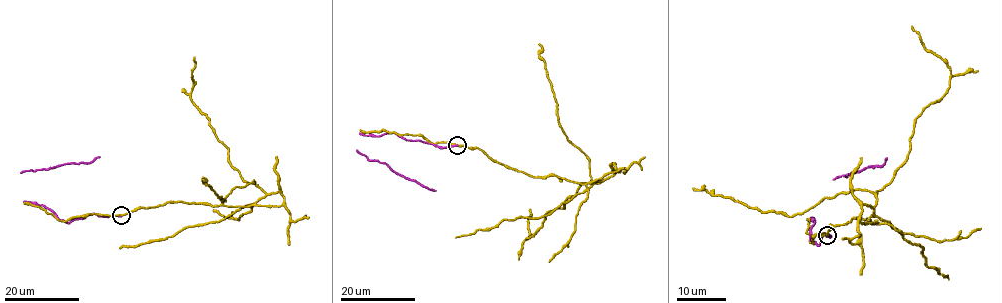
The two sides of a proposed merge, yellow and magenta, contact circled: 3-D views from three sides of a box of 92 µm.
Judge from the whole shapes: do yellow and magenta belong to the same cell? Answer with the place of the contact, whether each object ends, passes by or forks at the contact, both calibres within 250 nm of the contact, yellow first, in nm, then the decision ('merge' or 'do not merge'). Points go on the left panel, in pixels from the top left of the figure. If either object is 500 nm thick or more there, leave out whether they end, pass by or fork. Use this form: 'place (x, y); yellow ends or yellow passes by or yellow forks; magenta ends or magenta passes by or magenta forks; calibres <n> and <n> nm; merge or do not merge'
place (121, 215); yellow passes by; magenta ends; calibres 180 and 200 nm; do not merge

